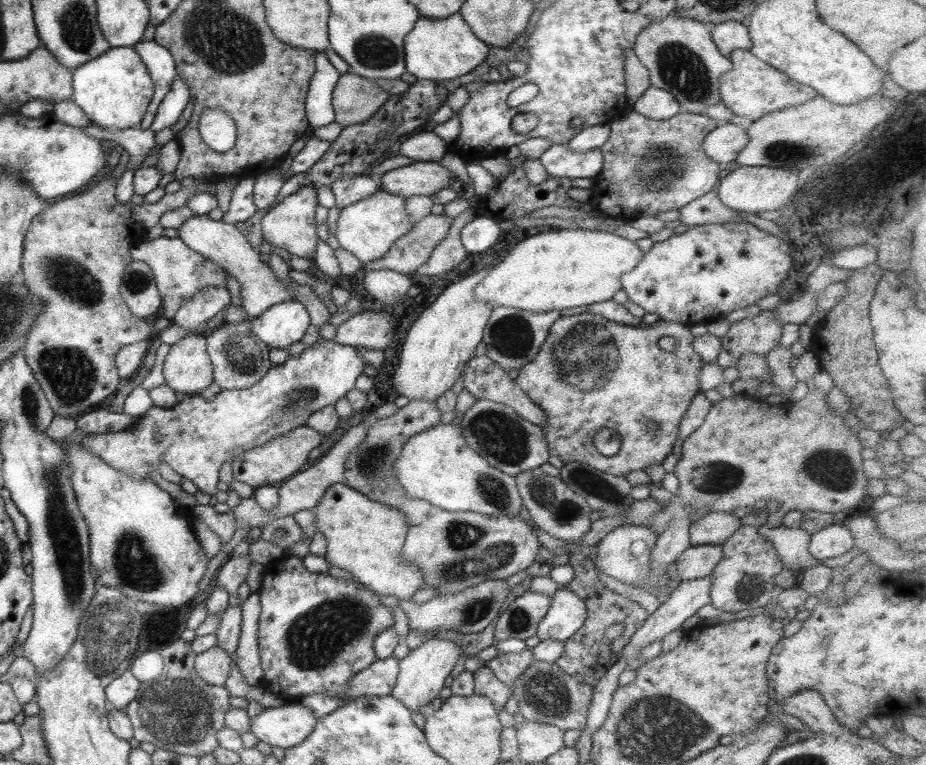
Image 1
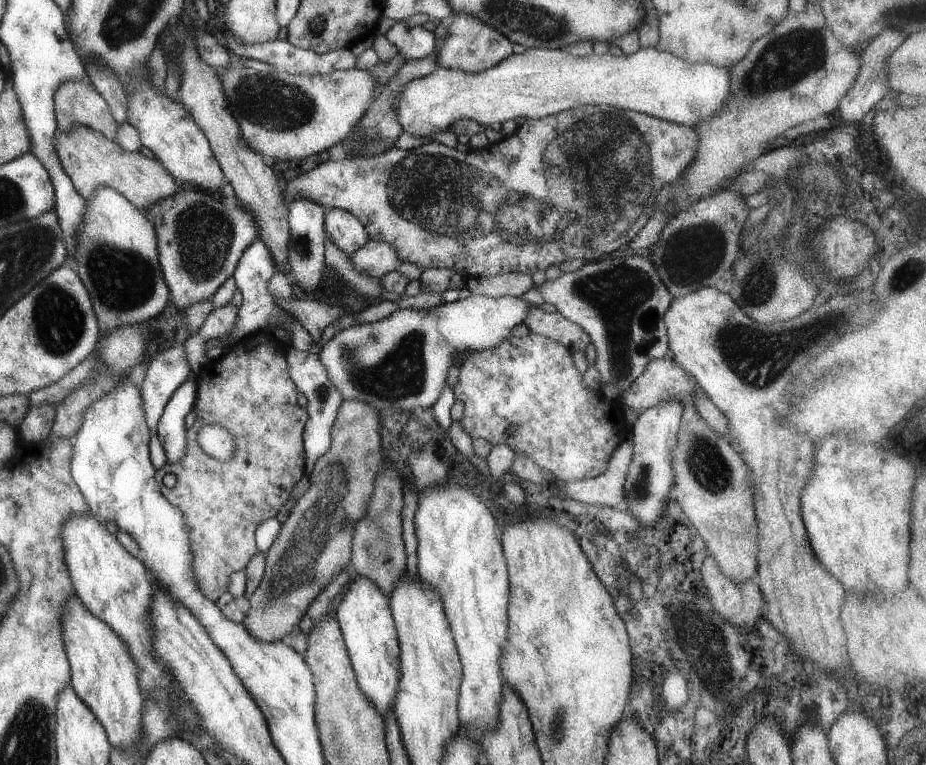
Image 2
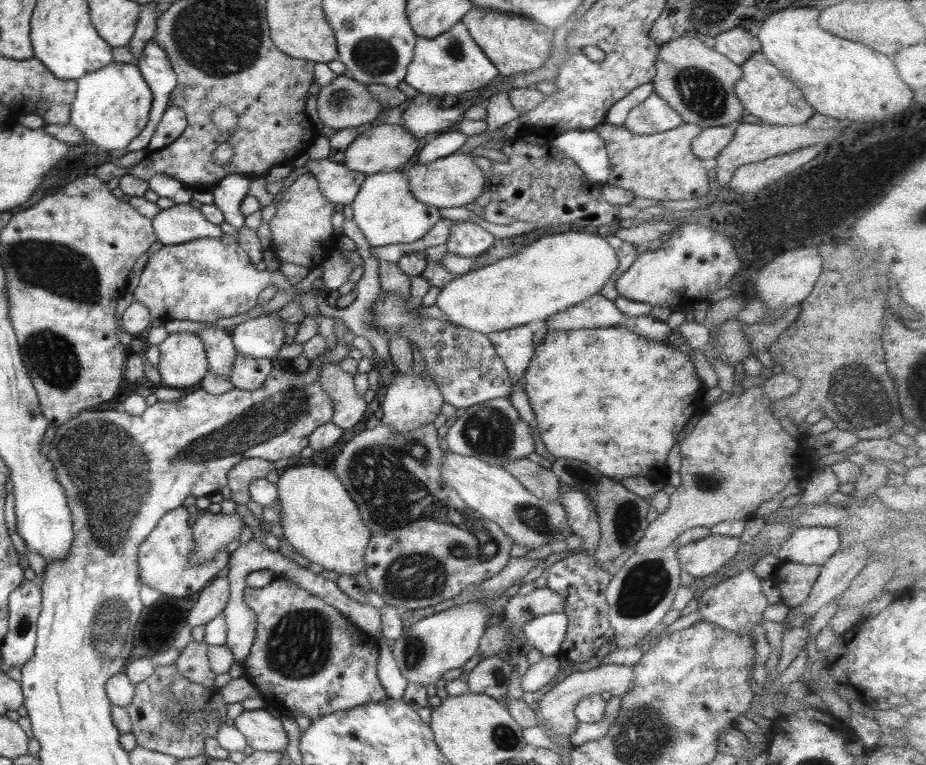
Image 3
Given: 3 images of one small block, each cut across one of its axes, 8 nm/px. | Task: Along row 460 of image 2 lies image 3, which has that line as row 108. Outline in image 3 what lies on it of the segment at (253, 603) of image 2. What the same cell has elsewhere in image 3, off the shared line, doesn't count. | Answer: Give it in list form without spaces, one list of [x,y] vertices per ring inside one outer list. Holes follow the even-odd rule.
[[[343,75],[334,77],[317,93],[318,119],[323,127],[335,130],[373,122],[382,109],[367,91],[367,86]]]

